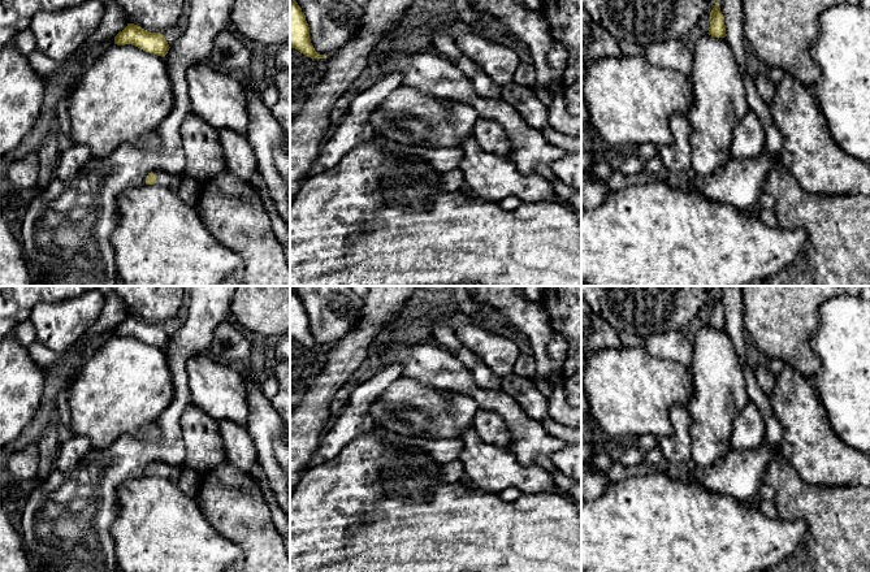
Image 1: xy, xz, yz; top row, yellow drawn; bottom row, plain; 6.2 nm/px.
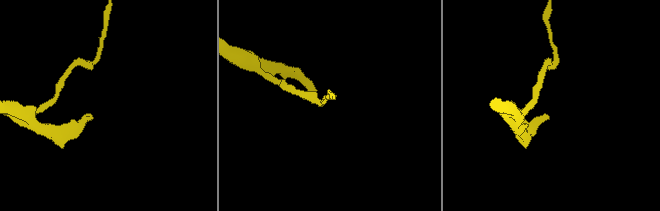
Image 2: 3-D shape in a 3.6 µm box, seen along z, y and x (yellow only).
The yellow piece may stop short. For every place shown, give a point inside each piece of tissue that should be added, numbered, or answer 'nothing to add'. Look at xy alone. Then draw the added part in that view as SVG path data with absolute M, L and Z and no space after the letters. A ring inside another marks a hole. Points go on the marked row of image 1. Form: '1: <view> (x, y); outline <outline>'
1: xy (163, 178); outline M153 170L152 173L156 176L156 183L155 183L156 186L164 186L164 187L166 187L169 190L174 190L174 191L178 190L179 183L183 177L183 176L177 177L177 176L174 176L172 173L166 173L164 170Z

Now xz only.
nothing to add

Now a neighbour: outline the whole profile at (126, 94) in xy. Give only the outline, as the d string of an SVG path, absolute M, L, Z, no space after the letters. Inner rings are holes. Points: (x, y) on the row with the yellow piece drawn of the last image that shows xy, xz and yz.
M109 44L95 64L69 84L68 100L72 121L69 138L74 144L86 146L92 157L104 157L122 143L156 148L156 131L173 109L174 92L165 57L133 44Z

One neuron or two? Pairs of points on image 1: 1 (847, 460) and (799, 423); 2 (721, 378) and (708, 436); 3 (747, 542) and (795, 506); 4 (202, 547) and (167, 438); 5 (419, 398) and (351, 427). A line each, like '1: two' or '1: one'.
1: one
2: one
3: two
4: two
5: two

